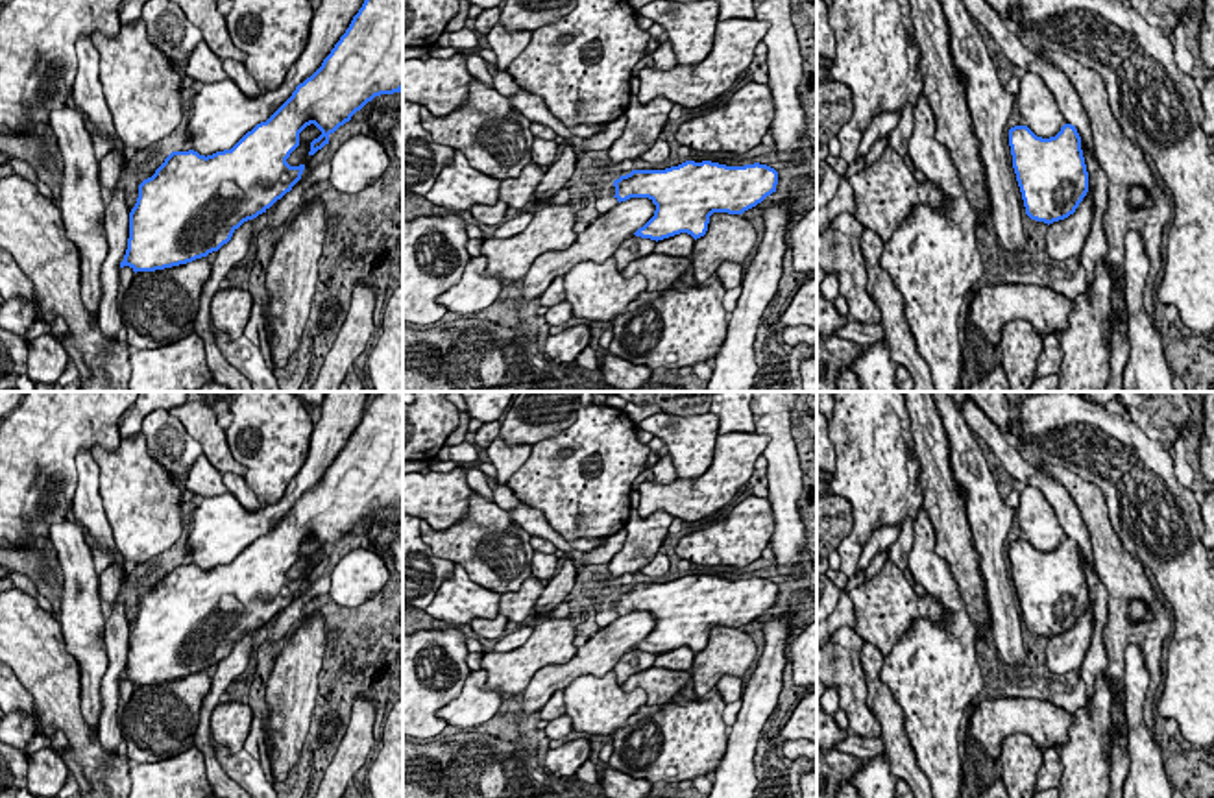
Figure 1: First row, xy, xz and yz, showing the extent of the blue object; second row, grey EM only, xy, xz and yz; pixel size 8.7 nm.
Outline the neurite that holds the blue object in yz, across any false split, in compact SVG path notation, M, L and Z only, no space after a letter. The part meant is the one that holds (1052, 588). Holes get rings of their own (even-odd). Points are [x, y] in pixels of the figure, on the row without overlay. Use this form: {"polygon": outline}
{"polygon": "M1026 486L1018 495L1016 504L1016 519L1026 538L1009 543L1013 582L1026 628L1031 634L1050 639L1074 628L1088 606L1088 586L1081 563L1081 550L1075 539L1064 534L1053 506L1038 488Z"}

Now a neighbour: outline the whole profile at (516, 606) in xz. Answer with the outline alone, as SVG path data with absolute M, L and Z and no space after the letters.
M534 550L530 578L517 591L501 593L499 613L512 623L523 623L534 615L536 600L543 593L543 580L551 580L558 571L558 558Z

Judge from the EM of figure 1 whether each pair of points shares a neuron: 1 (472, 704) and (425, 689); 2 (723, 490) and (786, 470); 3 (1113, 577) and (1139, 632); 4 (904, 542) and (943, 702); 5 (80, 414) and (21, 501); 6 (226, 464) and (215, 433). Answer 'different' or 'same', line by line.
1: same
2: different
3: same
4: different
5: same
6: same

